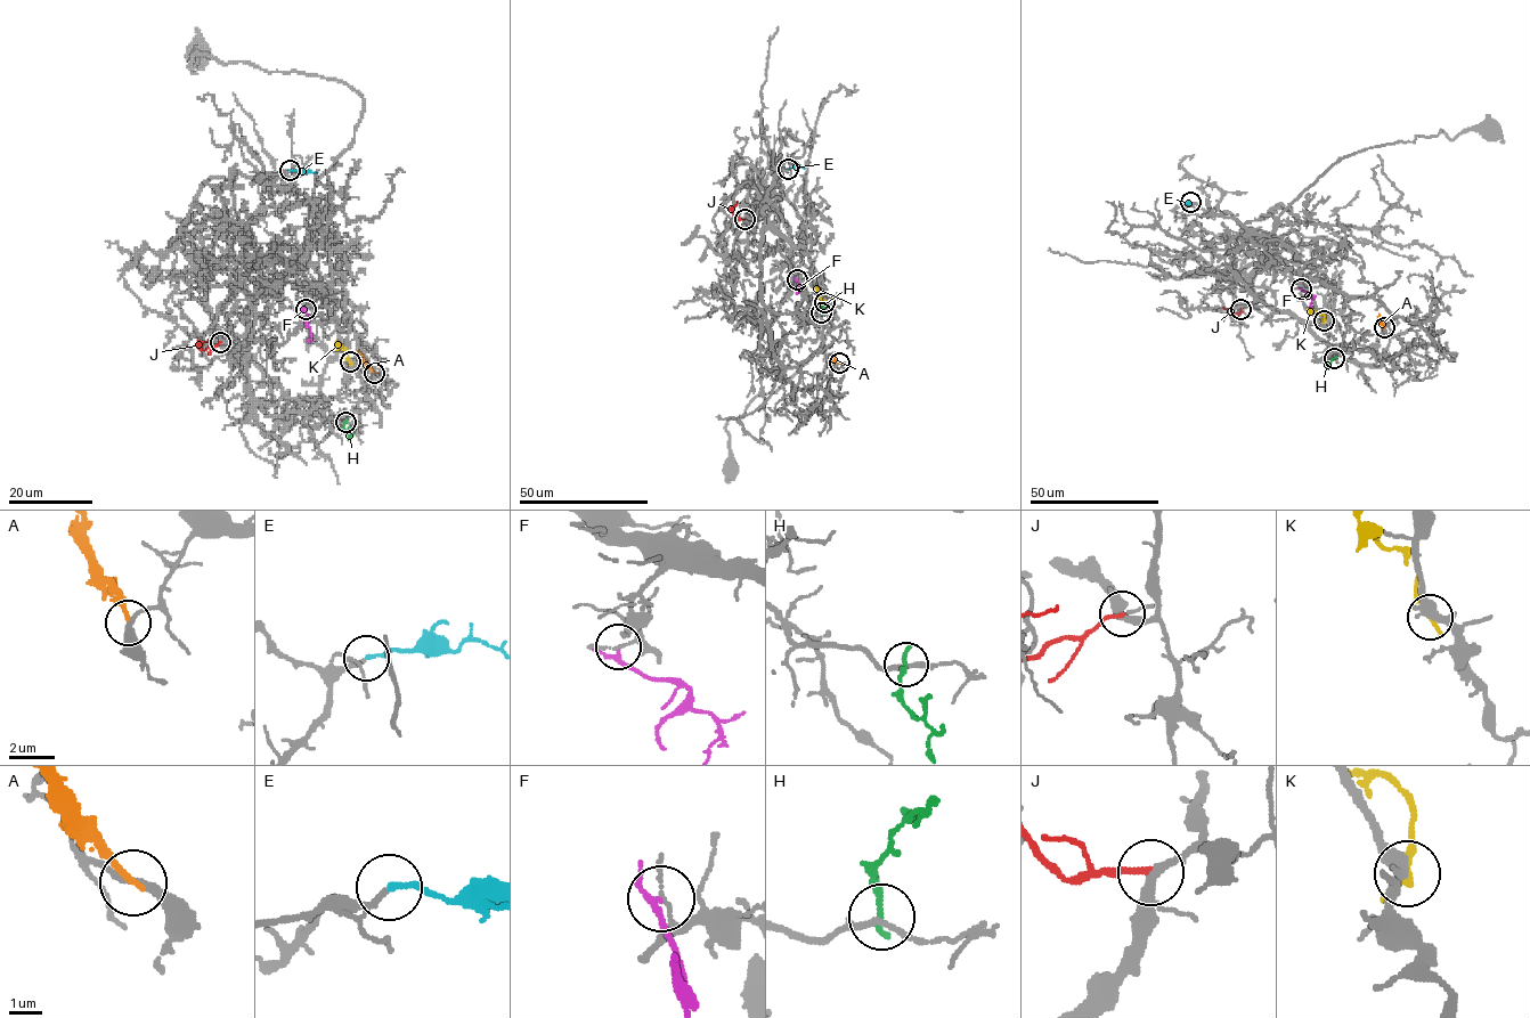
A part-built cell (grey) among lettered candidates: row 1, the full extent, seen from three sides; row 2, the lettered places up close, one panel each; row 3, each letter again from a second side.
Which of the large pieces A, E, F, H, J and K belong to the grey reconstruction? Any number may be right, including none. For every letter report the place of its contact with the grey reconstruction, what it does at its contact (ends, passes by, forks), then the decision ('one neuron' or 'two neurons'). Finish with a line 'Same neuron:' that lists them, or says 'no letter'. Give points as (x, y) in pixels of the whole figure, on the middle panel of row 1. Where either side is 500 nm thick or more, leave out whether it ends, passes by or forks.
A: contact (839, 363); it ends; two neurons
E: contact (788, 169); it ends; one neuron
F: contact (797, 279); it passes by; two neurons
H: contact (821, 312); it passes by; two neurons
J: contact (745, 219); it ends; two neurons
K: contact (824, 302); it ends; two neurons
Same neuron: E

